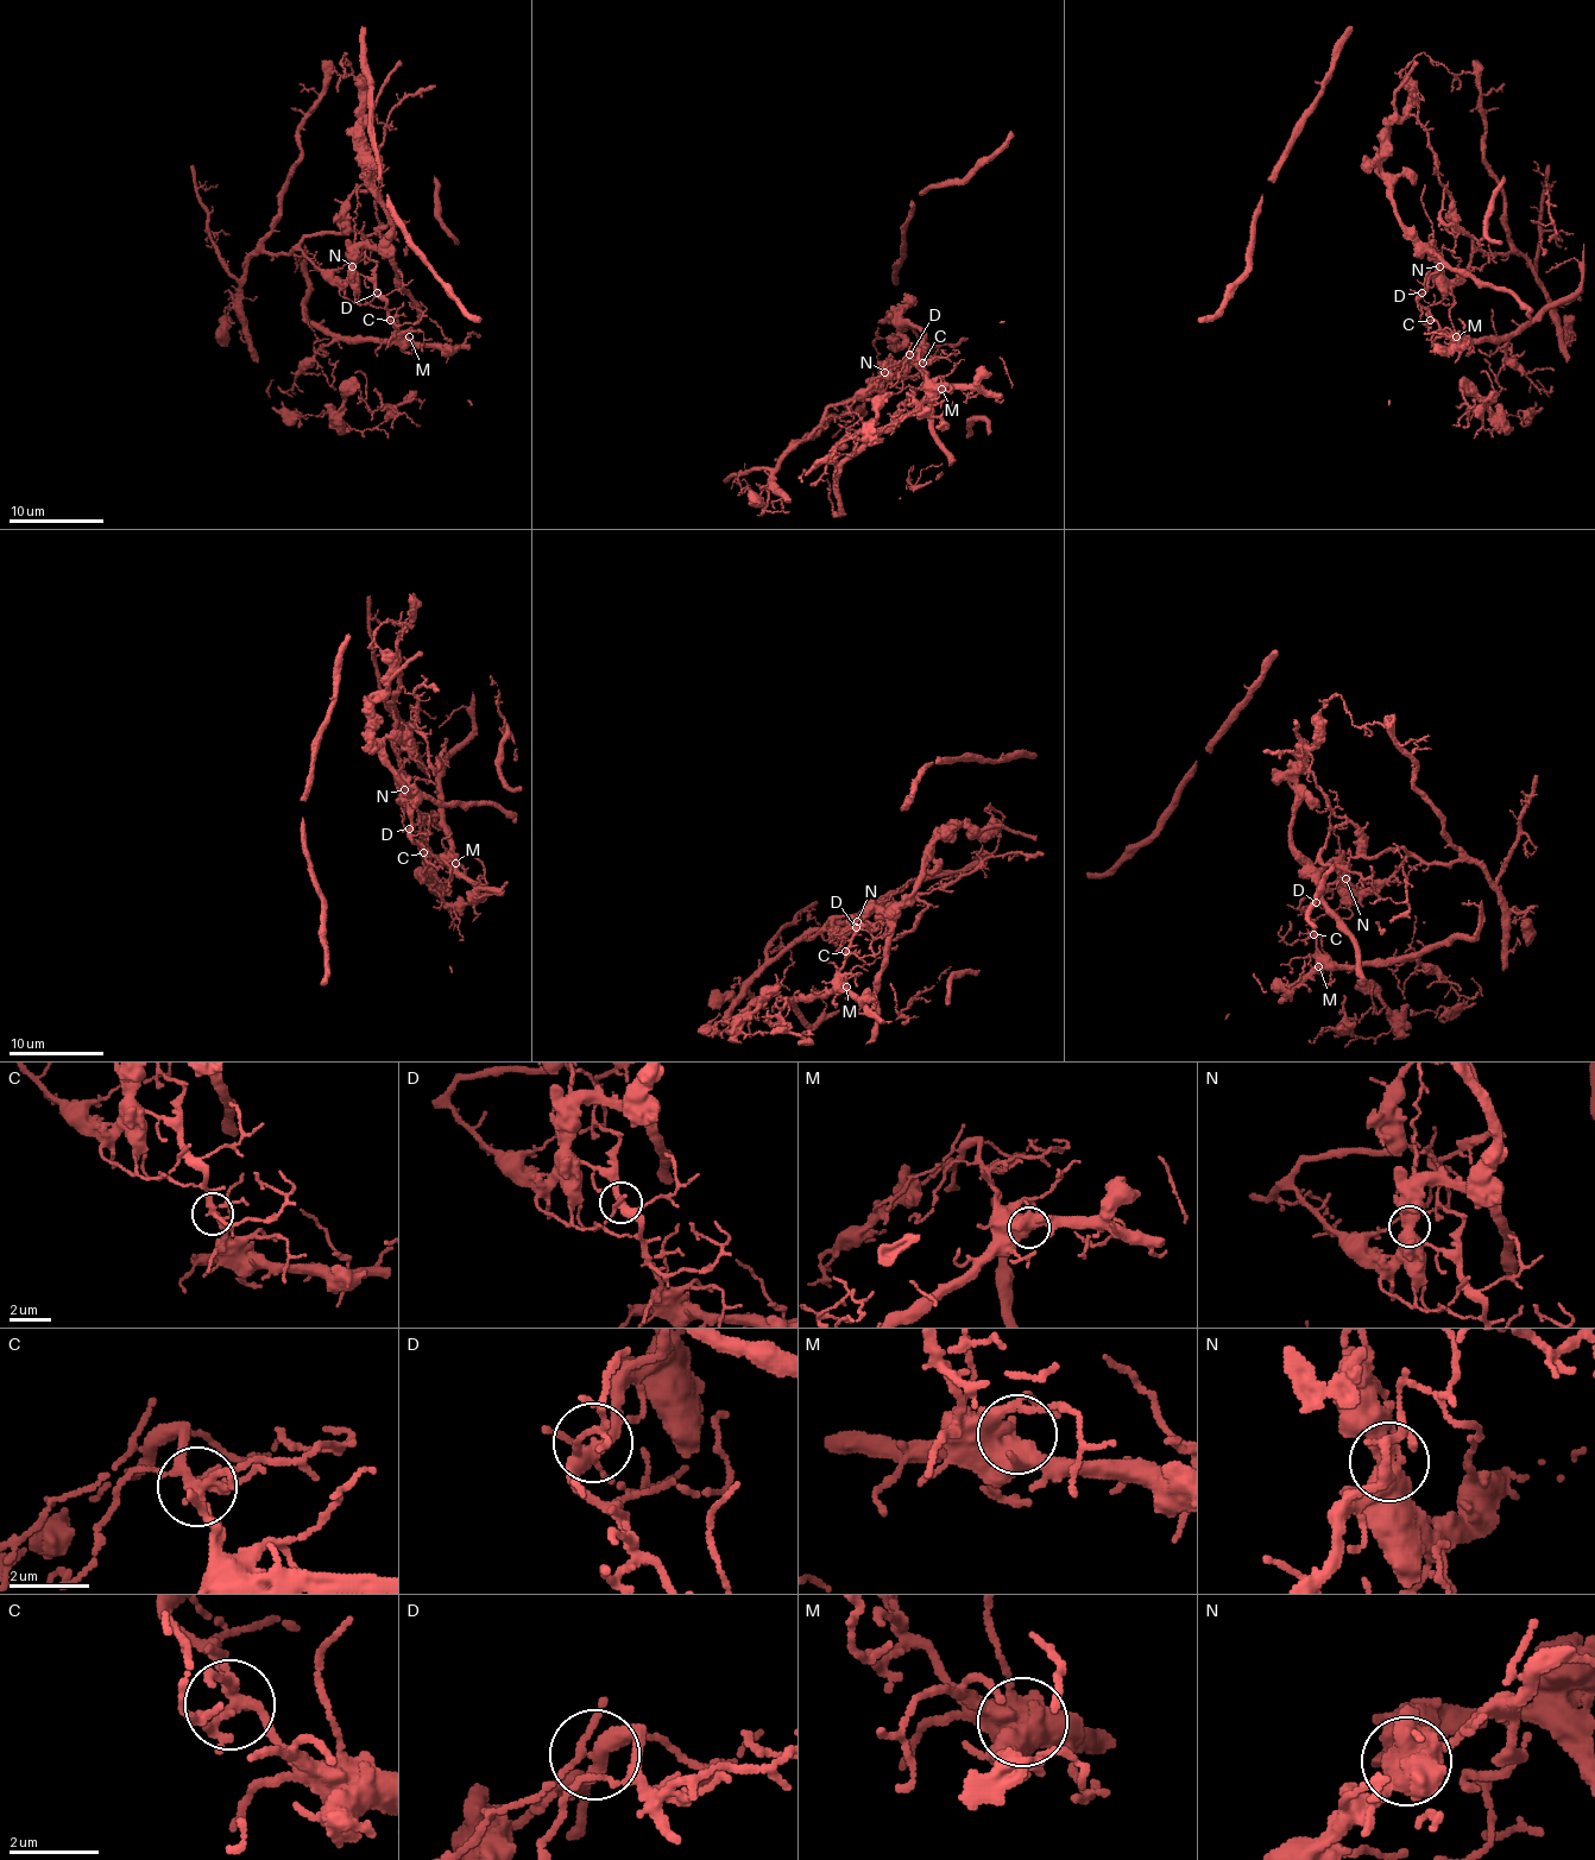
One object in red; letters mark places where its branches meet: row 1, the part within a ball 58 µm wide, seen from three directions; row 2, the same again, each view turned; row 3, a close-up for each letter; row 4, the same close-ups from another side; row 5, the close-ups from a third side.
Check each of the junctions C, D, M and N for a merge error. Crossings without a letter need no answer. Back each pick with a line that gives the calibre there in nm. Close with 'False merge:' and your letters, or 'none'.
D: 300 nm thick
N: 480 nm thick
False merge: D, N

